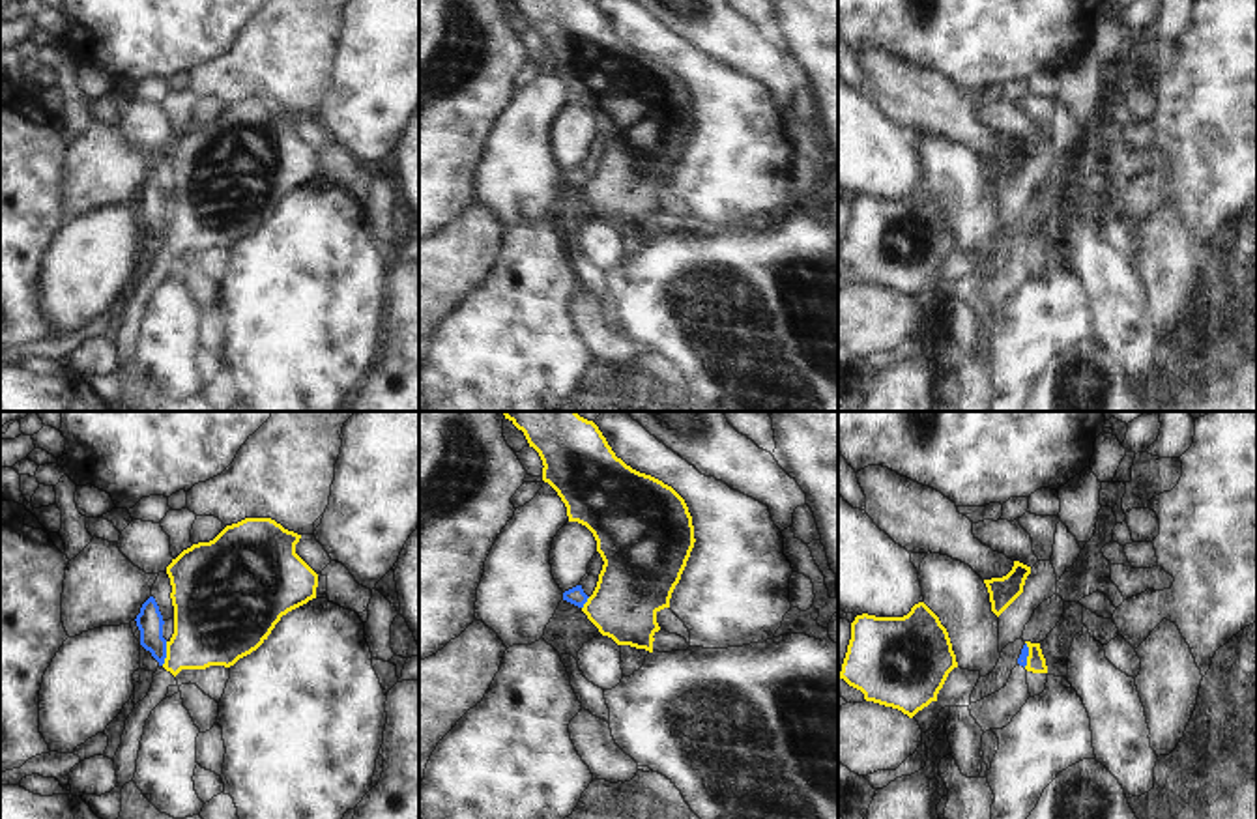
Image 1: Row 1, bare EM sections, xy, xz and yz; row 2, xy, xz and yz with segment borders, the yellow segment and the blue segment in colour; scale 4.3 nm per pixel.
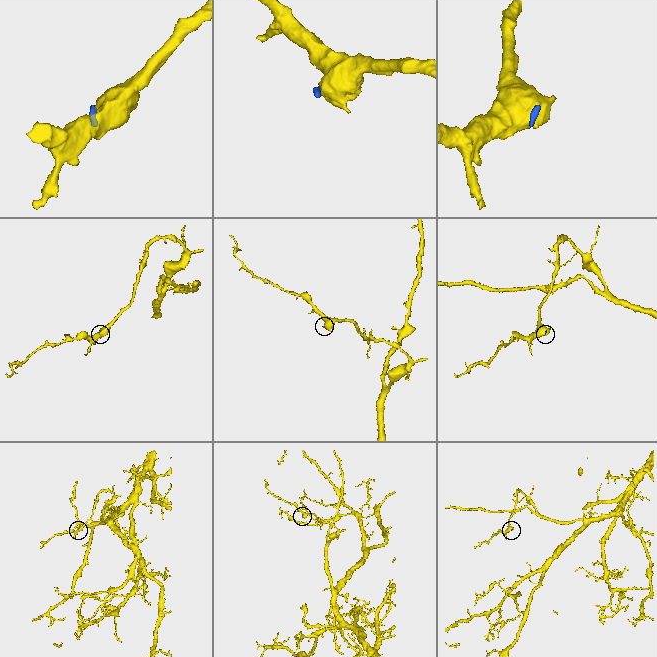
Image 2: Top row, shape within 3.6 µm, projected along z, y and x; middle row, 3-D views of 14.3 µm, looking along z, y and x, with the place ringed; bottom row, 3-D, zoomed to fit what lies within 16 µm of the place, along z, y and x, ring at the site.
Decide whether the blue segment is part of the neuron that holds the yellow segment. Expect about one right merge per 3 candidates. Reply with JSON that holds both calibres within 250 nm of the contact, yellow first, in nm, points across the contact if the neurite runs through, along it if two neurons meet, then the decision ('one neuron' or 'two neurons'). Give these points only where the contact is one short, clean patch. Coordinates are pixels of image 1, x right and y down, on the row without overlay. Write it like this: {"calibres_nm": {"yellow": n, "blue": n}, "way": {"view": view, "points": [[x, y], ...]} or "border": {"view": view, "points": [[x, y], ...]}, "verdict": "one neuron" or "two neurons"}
{"calibres_nm": {"yellow": 360, "blue": 110}, "border": {"view": "xy", "points": [[167, 223], [167, 238], [161, 245]]}, "verdict": "two neurons"}

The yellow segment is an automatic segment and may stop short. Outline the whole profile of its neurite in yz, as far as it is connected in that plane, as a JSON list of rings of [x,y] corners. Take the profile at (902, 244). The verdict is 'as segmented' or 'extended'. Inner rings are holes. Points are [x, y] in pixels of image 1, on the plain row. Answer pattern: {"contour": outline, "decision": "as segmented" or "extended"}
{"contour": [[[918,183],[903,198],[857,196],[851,204],[840,260],[860,271],[866,282],[898,290],[913,299],[937,282],[937,275],[954,249],[958,243],[946,209],[924,183]]], "decision": "as segmented"}

